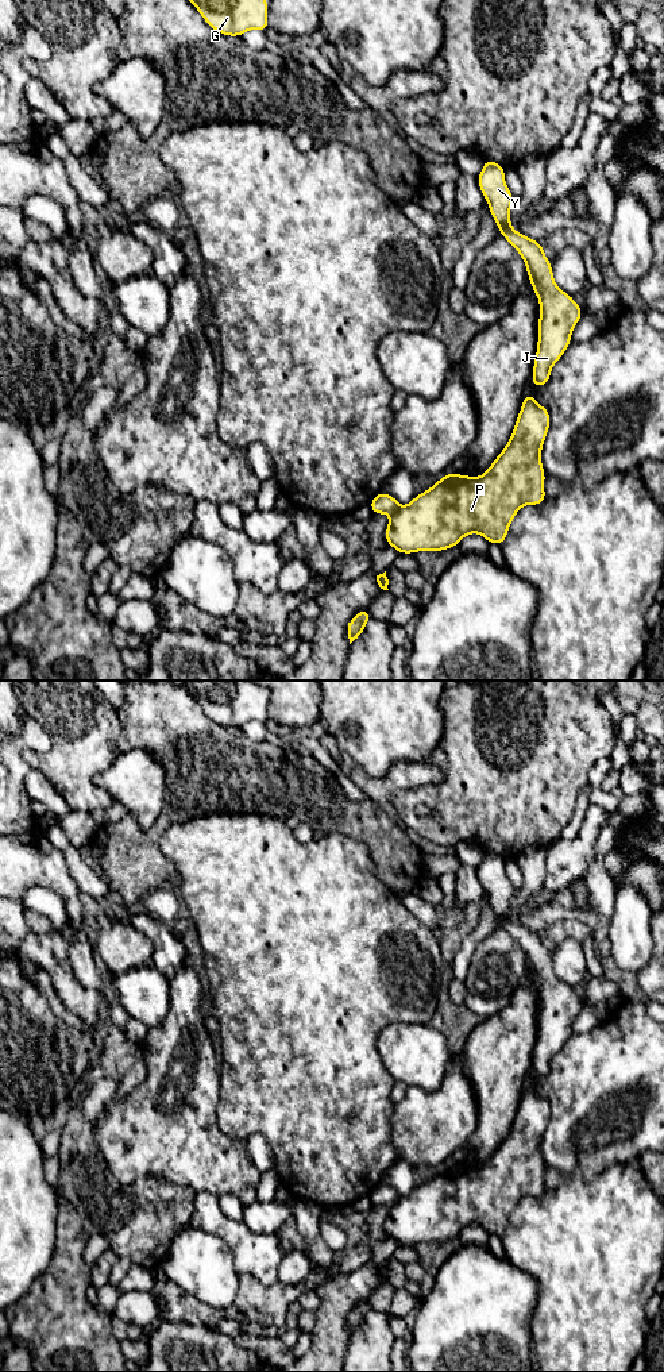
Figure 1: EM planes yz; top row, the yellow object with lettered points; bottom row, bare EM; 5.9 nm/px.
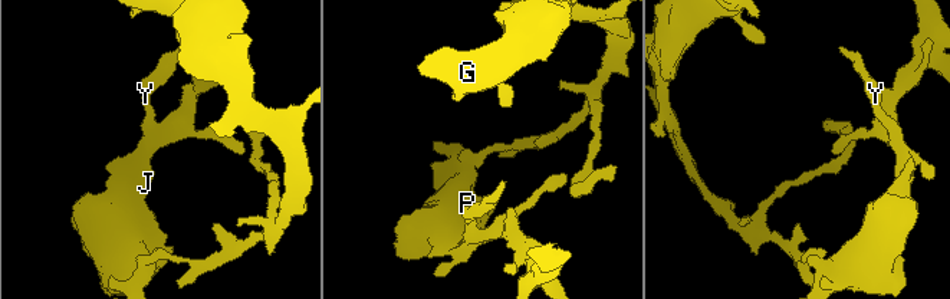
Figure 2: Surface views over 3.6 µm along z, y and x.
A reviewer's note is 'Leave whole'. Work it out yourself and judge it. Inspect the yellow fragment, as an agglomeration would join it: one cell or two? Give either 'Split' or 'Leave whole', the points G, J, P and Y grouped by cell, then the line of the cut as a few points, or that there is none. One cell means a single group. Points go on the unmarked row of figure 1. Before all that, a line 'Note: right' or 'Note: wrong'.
Note: wrong
Split. Groups: G / J P Y. Split along yz (400, 1198), (392, 1206)

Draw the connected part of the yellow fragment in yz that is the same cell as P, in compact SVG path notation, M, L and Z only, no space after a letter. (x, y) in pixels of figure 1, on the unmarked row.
M526 1084L518 1103L510 1132L480 1168L449 1164L424 1184L414 1187L409 1196L391 1206L385 1229L398 1245L444 1242L459 1237L470 1225L480 1225L490 1236L505 1234L509 1218L524 1196L540 1196L547 1191L545 1163L541 1141L551 1118L551 1106L533 1086Z

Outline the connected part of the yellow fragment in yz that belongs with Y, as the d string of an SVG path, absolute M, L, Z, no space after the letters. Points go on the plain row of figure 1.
M485 851L476 872L489 894L499 926L524 951L532 980L538 988L538 1032L532 1067L533 1078L537 1080L549 1074L553 1056L571 1036L571 1025L582 1010L583 998L556 976L552 955L545 948L543 936L513 921L510 914L513 886L505 874L505 863L499 855Z

